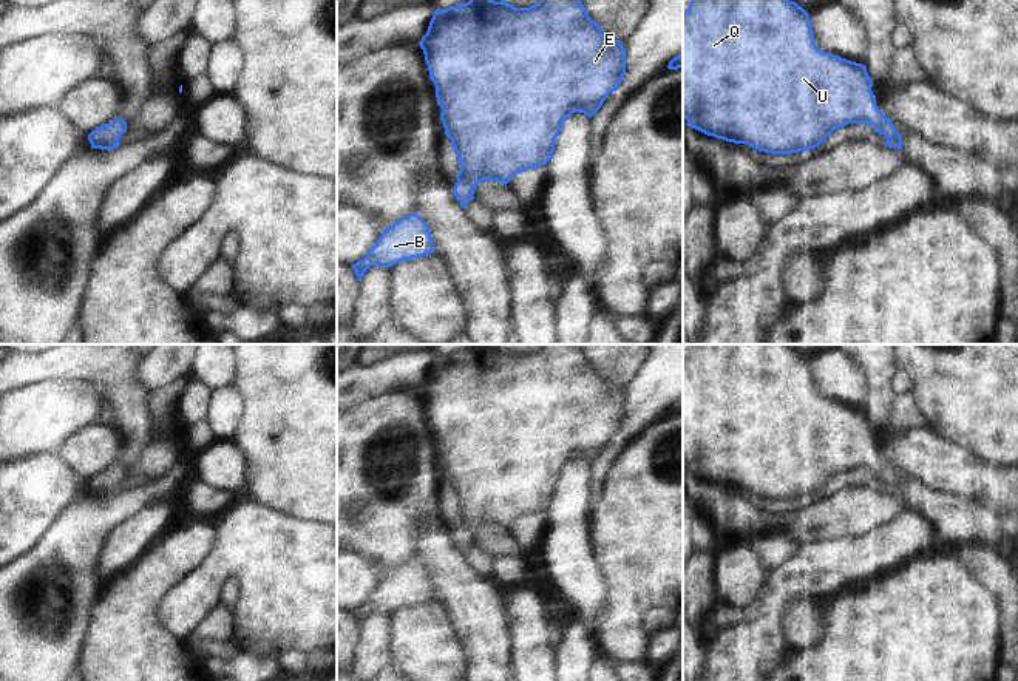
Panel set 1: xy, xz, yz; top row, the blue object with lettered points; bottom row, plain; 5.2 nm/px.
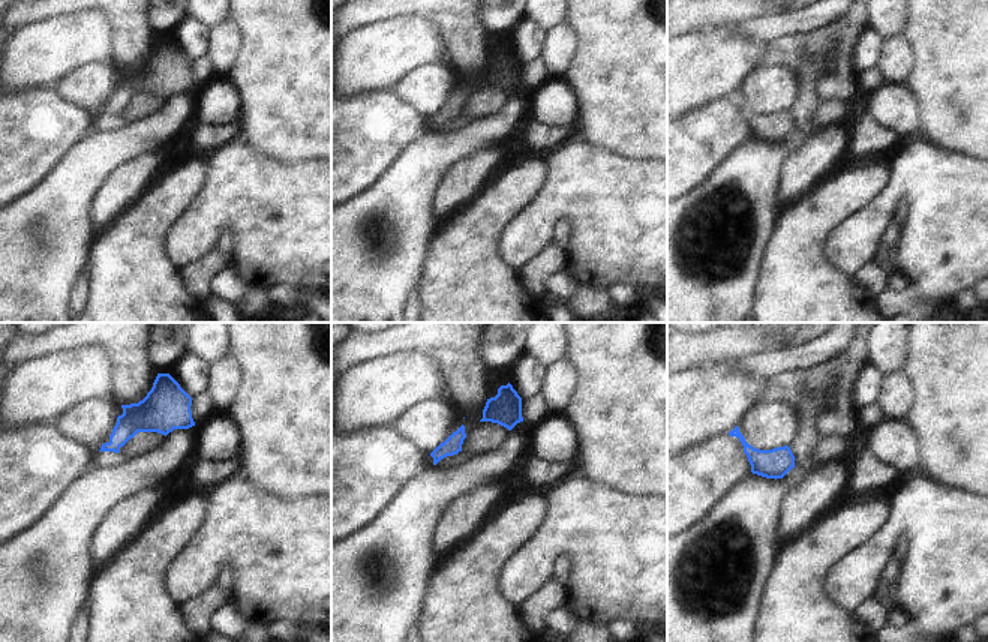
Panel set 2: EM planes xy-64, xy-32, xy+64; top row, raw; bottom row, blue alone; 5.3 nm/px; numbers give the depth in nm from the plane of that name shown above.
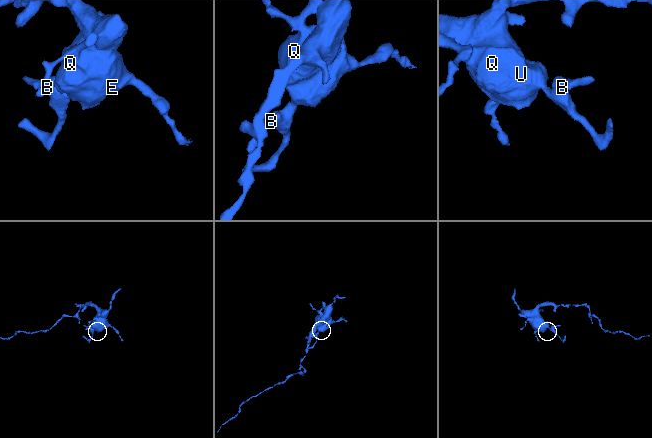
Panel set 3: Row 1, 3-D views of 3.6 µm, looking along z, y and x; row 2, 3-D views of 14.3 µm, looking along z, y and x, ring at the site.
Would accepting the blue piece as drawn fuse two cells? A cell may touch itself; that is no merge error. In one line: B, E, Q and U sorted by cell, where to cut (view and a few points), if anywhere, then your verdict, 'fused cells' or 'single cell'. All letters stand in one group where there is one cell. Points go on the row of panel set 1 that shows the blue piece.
groups B E Q U; cut none; single cell

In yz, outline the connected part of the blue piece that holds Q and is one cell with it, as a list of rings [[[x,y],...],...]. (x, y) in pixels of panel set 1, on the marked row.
[[[692,0],[683,14],[683,117],[687,127],[692,127],[708,136],[734,144],[746,144],[758,151],[771,154],[791,154],[819,147],[834,130],[848,124],[870,124],[874,133],[884,134],[887,147],[902,150],[902,137],[896,131],[890,117],[876,105],[876,96],[871,91],[873,82],[867,66],[831,53],[823,53],[814,43],[811,20],[808,12],[796,2],[789,0]]]

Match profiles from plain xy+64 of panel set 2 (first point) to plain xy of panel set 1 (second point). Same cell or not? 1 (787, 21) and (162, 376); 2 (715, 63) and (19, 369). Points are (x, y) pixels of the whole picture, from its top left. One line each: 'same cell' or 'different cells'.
1: same cell
2: different cells

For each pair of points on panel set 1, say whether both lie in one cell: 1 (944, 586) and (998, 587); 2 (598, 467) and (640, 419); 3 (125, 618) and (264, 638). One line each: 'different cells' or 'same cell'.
1: different cells
2: same cell
3: same cell

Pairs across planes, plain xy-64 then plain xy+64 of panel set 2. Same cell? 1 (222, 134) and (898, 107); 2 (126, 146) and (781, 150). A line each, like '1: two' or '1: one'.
1: two
2: one

